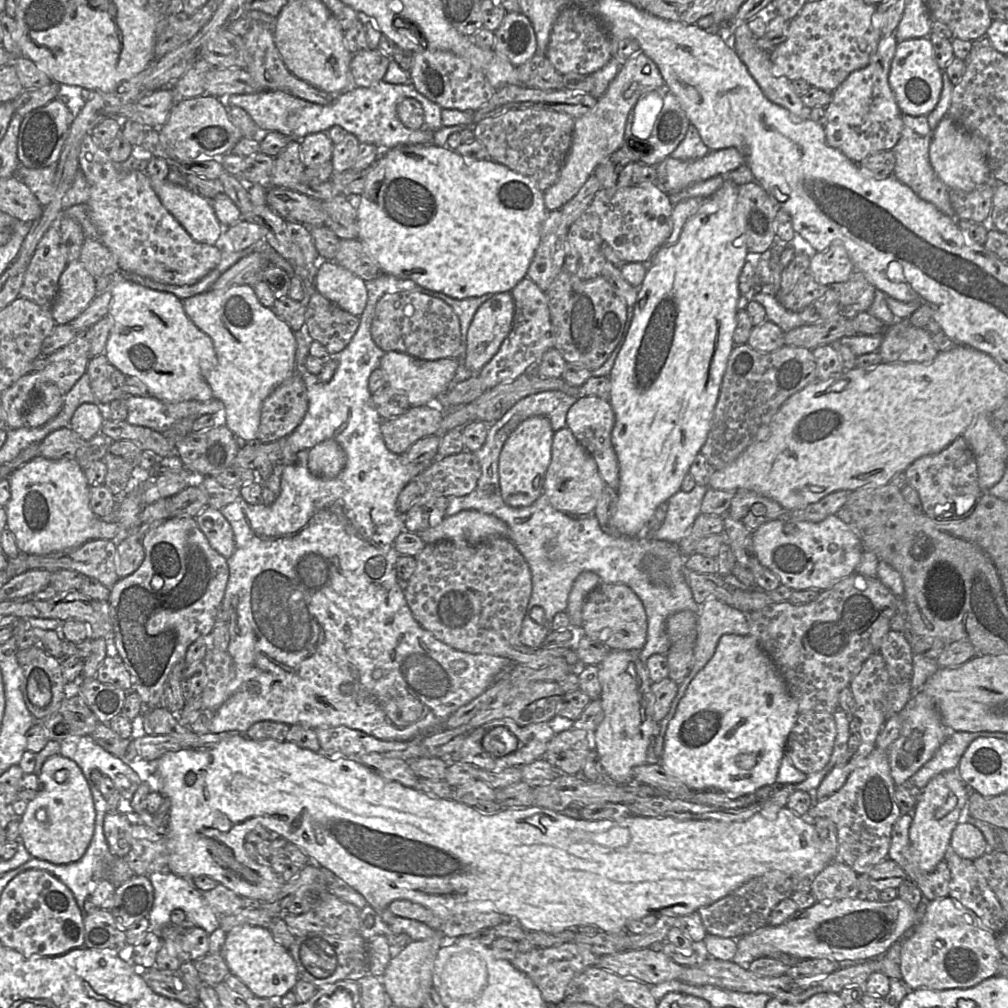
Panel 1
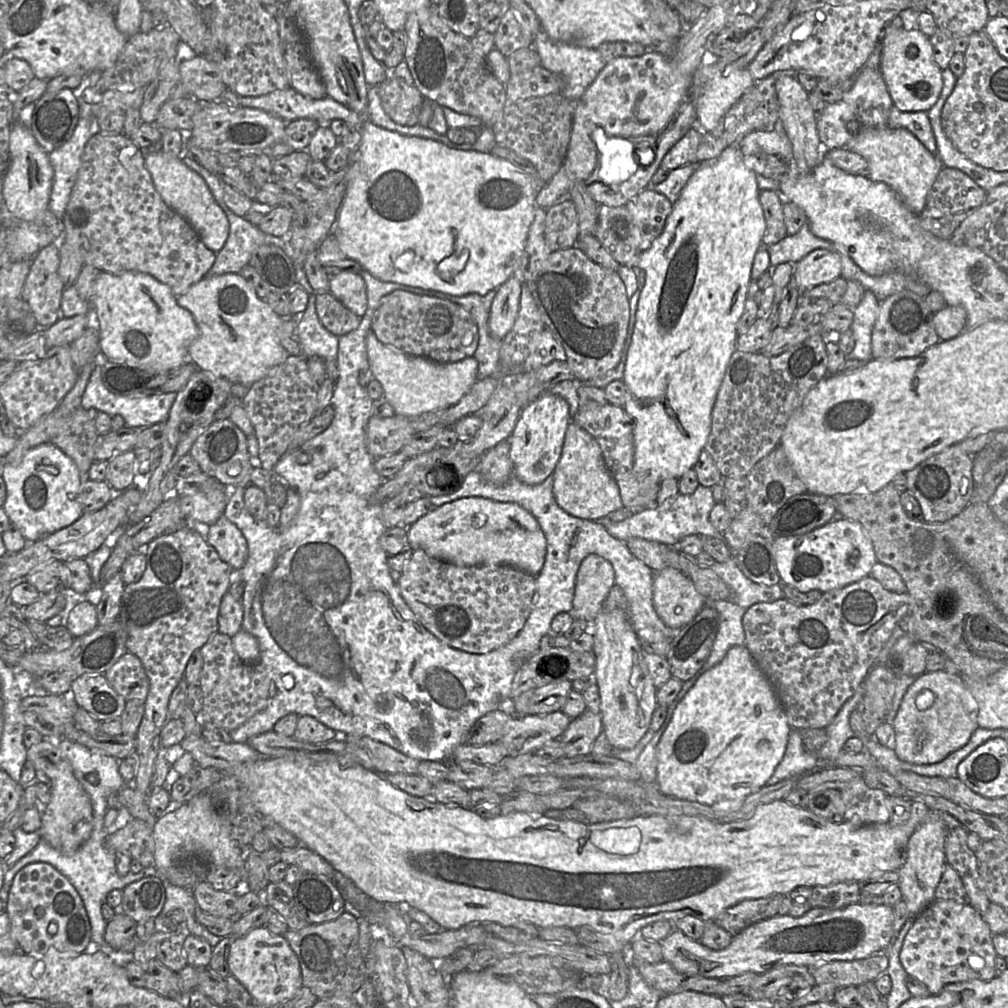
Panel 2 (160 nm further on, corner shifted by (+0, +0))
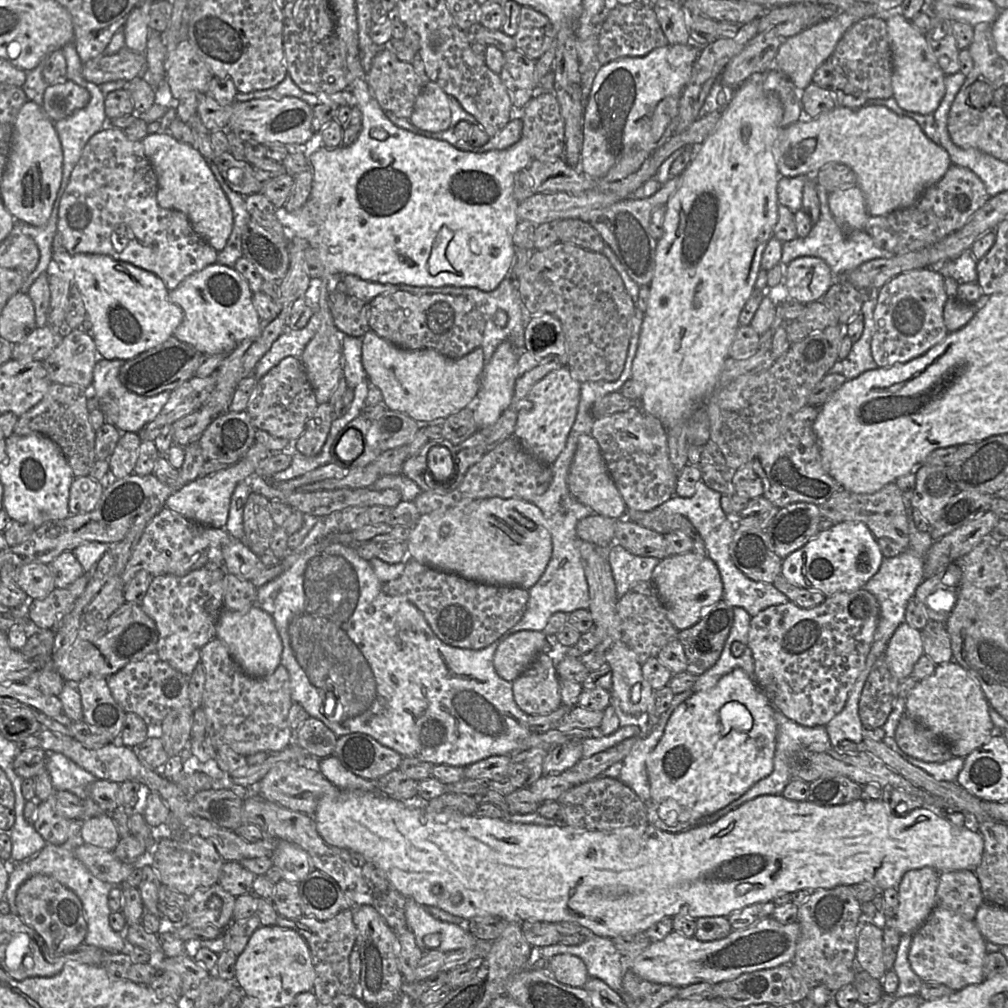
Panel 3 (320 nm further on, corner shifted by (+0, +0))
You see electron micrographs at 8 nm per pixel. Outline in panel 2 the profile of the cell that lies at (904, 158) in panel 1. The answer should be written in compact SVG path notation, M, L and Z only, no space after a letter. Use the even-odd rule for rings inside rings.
M894 104L888 118L890 128L906 128L909 130L932 154L937 154L937 146L930 120L925 111L903 112Z

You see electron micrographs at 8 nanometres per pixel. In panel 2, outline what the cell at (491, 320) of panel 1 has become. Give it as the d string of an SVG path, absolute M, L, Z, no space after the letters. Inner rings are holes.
M514 274L497 288L488 320L492 337L502 340L513 327L520 307L523 282L519 274Z

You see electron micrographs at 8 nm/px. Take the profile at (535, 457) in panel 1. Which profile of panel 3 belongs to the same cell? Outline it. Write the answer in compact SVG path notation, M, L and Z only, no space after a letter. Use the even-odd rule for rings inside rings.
M567 366L551 371L529 391L518 409L514 437L522 447L544 464L552 465L564 450L570 431L576 420L580 401L581 383L573 378Z

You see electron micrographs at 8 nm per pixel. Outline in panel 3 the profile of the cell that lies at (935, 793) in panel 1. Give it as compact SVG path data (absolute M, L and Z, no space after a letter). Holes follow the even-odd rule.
M923 867L906 872L897 886L899 905L896 913L901 935L913 935L927 920L936 905L940 873Z

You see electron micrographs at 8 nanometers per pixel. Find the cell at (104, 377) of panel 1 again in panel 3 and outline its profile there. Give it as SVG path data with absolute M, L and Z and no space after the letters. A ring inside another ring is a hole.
M173 335L164 343L126 361L120 369L119 380L127 390L140 396L152 397L164 391L172 392L195 376L203 355Z

